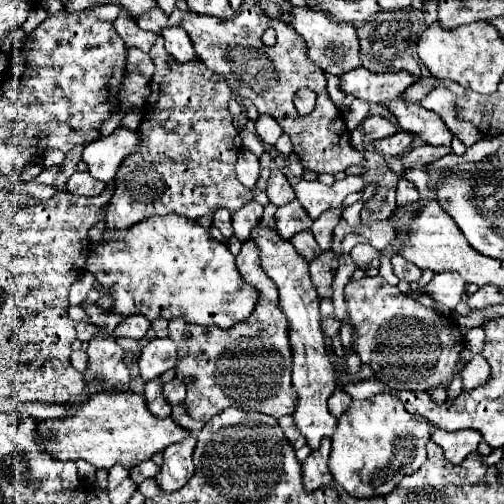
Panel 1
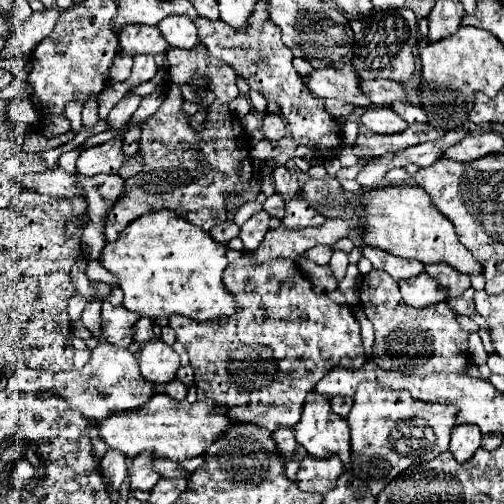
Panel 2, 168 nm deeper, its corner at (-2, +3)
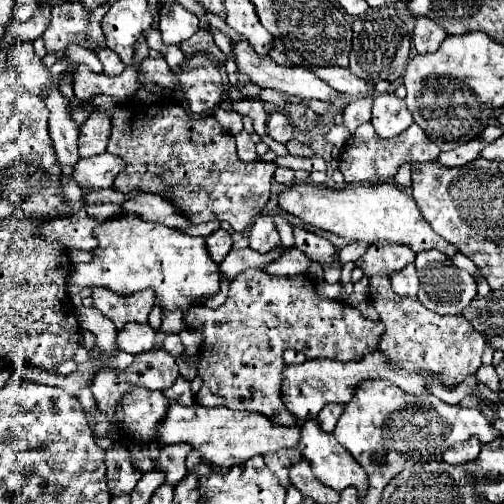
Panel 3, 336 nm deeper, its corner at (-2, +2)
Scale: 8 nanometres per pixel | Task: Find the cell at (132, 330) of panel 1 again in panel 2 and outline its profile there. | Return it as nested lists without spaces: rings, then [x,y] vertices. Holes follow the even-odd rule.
[[[141,317],[135,327],[133,327],[133,341],[139,341],[139,343],[147,343],[155,337],[153,333],[153,321],[147,319],[147,317]]]

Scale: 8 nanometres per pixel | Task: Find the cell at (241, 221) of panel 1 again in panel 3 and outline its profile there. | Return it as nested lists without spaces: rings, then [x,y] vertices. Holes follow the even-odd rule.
[[[259,214],[249,228],[249,246],[257,252],[267,252],[271,246],[279,246],[279,234],[269,214]]]

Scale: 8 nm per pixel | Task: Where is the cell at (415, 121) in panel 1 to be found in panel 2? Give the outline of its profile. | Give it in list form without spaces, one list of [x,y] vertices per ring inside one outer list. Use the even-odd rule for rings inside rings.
[[[359,81],[359,87],[363,89],[363,93],[367,93],[367,97],[371,97],[373,105],[381,105],[387,107],[397,99],[407,99],[401,83],[397,81]]]

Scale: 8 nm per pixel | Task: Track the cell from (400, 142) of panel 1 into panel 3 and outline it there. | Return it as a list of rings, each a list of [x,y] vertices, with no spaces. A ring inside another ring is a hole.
[[[370,123],[370,126],[365,124],[347,140],[341,158],[339,158],[339,170],[345,176],[347,184],[365,184],[365,182],[373,182],[373,180],[381,180],[381,178],[393,178],[397,174],[397,168],[403,162],[429,162],[435,160],[439,156],[439,146],[435,142],[431,142],[427,138],[427,134],[417,126],[409,126],[409,130],[405,130],[403,134],[395,136],[395,138],[379,138],[375,134],[375,130]]]

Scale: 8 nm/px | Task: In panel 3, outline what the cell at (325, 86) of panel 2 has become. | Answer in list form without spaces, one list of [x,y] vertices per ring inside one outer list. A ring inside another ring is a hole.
[[[243,40],[239,44],[233,44],[233,52],[237,56],[237,66],[239,66],[239,72],[245,72],[249,76],[249,80],[261,88],[273,88],[273,90],[281,90],[283,94],[287,96],[297,96],[305,102],[309,100],[323,100],[323,102],[329,102],[329,104],[337,104],[341,102],[341,92],[333,90],[327,82],[323,82],[315,70],[311,68],[305,68],[305,66],[279,66],[271,56],[259,56],[255,54],[255,50]]]

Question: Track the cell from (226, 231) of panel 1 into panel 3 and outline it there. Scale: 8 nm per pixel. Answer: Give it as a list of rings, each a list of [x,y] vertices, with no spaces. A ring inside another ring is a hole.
[[[221,228],[207,236],[207,250],[209,250],[211,258],[213,258],[217,264],[223,262],[223,258],[225,258],[227,252],[231,250],[231,244],[233,244],[231,234],[229,234],[227,230],[221,230]]]

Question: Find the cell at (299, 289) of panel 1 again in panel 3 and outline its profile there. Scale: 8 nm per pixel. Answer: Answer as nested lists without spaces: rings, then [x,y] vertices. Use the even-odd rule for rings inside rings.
[[[305,418],[299,428],[301,428],[299,450],[301,450],[303,458],[311,464],[315,476],[323,484],[327,484],[335,490],[345,490],[347,486],[355,486],[359,490],[359,494],[363,496],[363,492],[367,490],[367,474],[363,474],[363,468],[357,464],[357,460],[349,452],[345,452],[343,446],[339,446],[333,432],[323,432],[317,418]]]

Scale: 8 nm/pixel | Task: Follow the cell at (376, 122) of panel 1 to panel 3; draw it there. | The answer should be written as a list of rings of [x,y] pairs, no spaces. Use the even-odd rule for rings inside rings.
[[[385,92],[373,100],[371,124],[379,138],[393,138],[405,132],[413,124],[413,118],[401,98],[393,92]]]

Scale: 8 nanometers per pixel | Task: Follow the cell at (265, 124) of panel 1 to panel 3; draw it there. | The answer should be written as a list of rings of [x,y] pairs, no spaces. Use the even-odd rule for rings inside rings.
[[[273,112],[267,120],[267,134],[277,142],[287,144],[293,138],[293,126],[285,114]]]

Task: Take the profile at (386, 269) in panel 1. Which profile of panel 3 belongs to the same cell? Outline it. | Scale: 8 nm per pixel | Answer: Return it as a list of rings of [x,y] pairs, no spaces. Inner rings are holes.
[[[405,266],[399,274],[393,274],[391,276],[391,286],[395,290],[397,296],[417,296],[417,290],[419,290],[419,278],[417,278],[417,270],[415,266]]]

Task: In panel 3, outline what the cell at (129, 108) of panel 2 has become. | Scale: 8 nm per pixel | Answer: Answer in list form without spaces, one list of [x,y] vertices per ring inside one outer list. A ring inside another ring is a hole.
[[[93,112],[79,132],[79,156],[95,156],[107,150],[113,120],[109,112]]]

